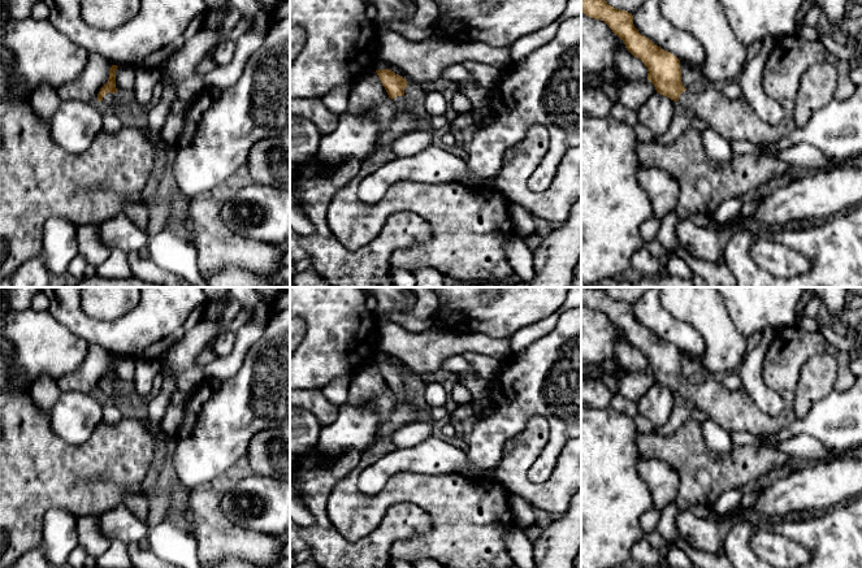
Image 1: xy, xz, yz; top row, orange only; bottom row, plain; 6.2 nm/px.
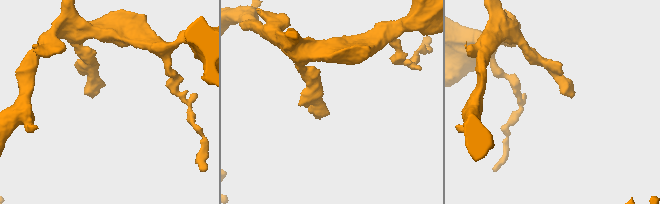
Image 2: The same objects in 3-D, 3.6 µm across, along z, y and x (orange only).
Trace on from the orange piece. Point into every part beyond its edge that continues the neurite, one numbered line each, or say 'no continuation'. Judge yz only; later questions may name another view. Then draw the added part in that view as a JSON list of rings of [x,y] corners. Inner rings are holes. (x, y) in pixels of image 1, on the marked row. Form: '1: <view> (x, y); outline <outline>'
1: yz (735, 120); outline [[[787,35],[776,40],[764,68],[764,90],[784,109],[777,125],[763,122],[745,97],[727,99],[719,86],[703,84],[685,90],[679,103],[692,117],[698,117],[727,140],[772,144],[783,140],[797,127],[794,103],[803,73],[815,64],[832,64],[837,69],[835,99],[849,99],[857,86],[849,75],[846,61],[829,53],[820,43],[801,35]]]

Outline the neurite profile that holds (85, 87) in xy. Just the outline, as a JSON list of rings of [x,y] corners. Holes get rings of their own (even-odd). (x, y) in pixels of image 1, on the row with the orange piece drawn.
[[[90,53],[86,68],[72,82],[56,91],[61,100],[98,101],[100,88],[108,82],[112,64],[98,53]]]

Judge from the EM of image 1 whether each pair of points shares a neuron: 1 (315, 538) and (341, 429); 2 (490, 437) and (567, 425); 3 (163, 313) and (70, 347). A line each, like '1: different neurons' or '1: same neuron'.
1: different neurons
2: same neuron
3: different neurons

